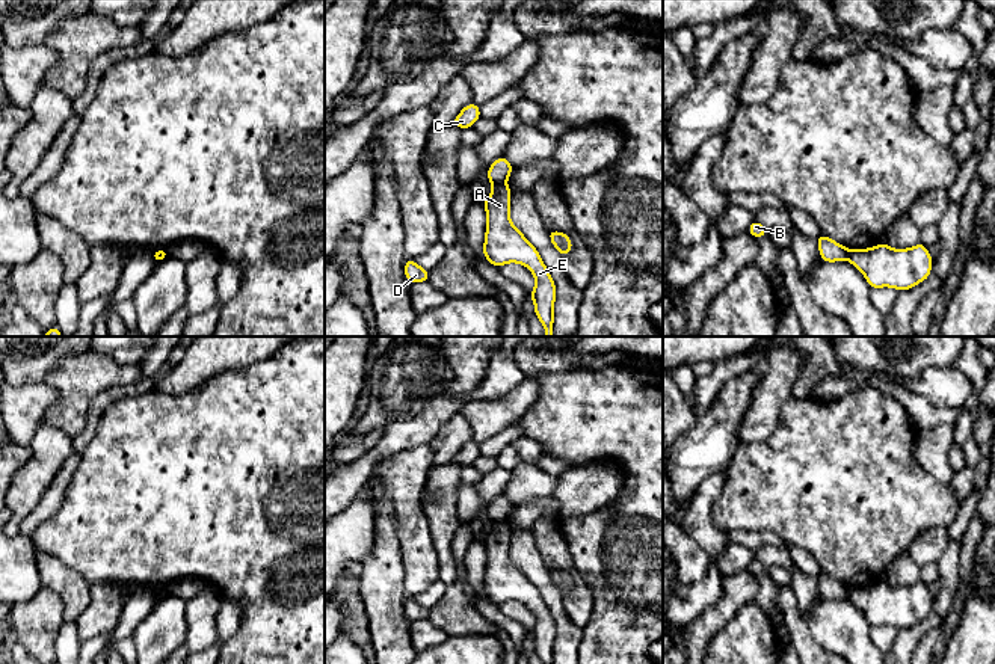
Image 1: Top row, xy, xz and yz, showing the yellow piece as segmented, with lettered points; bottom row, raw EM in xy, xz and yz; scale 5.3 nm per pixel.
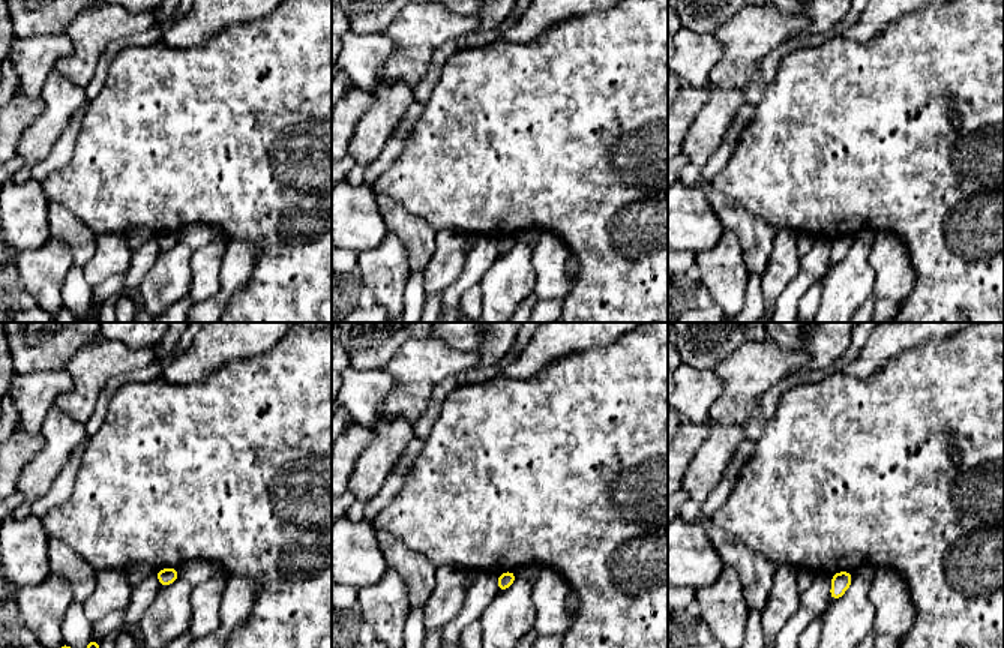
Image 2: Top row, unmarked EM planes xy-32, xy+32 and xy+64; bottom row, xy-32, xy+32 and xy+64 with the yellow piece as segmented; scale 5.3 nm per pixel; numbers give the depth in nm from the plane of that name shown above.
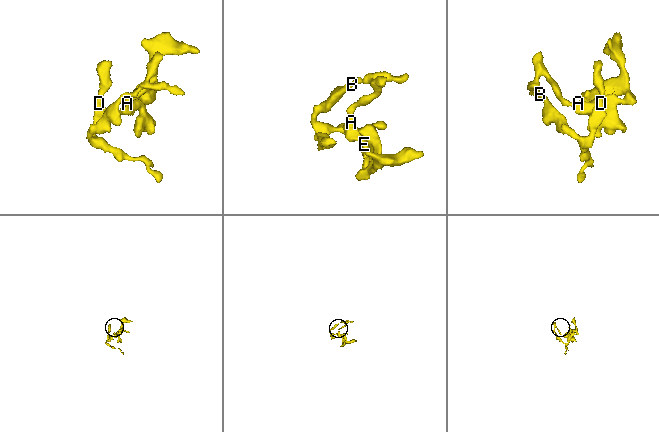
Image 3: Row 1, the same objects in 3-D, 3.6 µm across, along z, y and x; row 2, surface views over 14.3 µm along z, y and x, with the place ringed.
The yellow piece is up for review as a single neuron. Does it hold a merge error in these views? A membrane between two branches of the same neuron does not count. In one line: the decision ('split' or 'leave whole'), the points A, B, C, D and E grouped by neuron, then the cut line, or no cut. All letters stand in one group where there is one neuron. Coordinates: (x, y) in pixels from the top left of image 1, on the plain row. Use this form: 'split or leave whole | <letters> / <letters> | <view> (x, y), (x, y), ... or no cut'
split | A E / B C D | xz (505, 519), (492, 522)

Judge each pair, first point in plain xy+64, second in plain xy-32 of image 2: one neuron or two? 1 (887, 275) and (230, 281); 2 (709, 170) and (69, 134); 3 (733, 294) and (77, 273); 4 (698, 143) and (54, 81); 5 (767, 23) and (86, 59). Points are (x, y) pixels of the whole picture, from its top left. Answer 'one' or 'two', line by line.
1: two
2: one
3: two
4: one
5: one

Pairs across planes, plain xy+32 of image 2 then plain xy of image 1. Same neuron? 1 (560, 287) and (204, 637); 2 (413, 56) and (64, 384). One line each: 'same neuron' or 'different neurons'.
1: same neuron
2: same neuron

